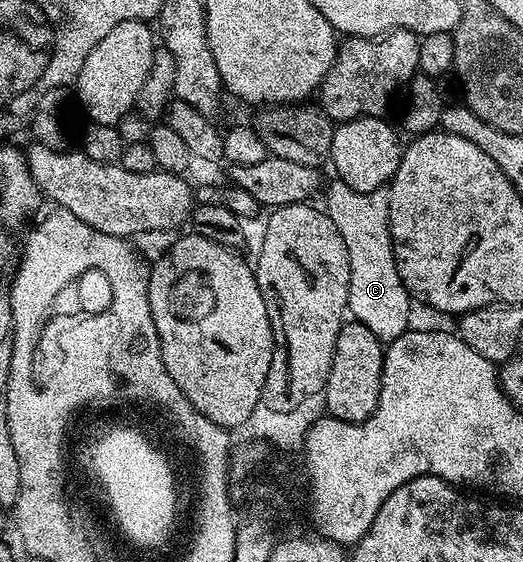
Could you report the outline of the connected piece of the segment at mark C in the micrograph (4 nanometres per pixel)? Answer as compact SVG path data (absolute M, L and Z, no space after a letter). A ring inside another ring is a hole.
M330 179L331 182L324 189L324 211L331 218L333 225L339 230L343 242L347 246L349 255L349 306L348 315L367 326L375 338L382 342L388 342L399 338L404 332L410 331L409 304L411 297L409 291L403 286L399 278L399 270L393 253L393 239L391 238L391 226L389 225L389 193L385 188L377 188L373 192L350 192L342 180Z

